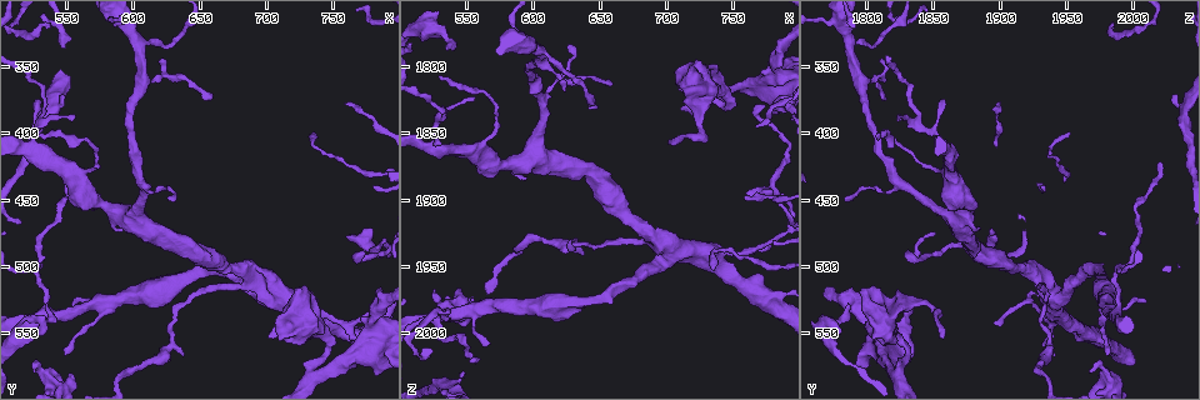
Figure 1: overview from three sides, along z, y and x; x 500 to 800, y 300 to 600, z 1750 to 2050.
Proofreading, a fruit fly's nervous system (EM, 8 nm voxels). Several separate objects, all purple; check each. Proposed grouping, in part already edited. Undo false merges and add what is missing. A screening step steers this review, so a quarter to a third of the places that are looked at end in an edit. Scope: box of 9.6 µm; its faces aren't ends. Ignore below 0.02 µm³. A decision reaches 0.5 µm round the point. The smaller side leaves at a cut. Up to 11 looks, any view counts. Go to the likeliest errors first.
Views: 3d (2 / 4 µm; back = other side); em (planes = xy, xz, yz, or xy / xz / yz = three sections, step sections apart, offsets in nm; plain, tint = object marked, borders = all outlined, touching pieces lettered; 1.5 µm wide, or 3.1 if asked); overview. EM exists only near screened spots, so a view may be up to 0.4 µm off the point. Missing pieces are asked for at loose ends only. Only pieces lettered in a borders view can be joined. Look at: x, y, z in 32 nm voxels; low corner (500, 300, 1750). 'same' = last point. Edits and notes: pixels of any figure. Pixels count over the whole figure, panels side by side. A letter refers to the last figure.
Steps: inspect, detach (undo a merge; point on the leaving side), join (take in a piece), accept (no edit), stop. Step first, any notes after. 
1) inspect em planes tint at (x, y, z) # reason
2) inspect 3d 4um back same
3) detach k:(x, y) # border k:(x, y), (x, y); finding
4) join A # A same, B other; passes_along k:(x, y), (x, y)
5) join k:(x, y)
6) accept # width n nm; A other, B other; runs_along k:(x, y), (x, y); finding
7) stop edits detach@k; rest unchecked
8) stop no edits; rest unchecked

inspect 3d 2um at (732, 578, 1824) # branch point

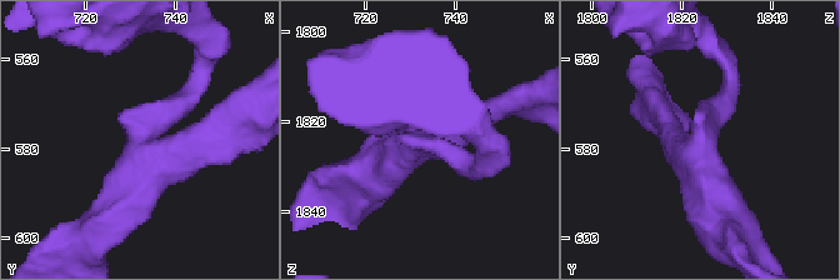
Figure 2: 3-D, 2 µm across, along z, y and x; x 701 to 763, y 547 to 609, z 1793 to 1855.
inspect em xz step 8 tint at (734, 578, 1824) # arms 3

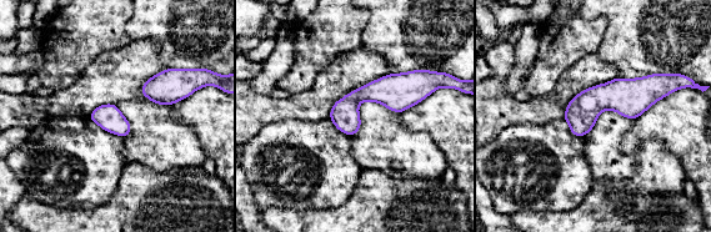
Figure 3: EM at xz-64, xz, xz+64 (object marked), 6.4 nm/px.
inspect em xy step 8 borders same # another direction

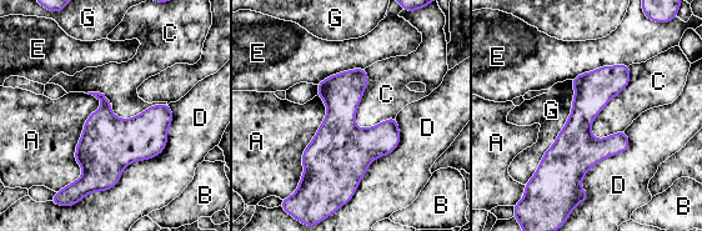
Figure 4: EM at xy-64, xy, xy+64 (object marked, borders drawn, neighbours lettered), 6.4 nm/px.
accept # width 240 nm; A other, B other, C other, D other, E other, G other; border 4:(630, 65), (597, 140); one cell here

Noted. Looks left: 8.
inspect em planes borders at (524, 576, 1970) # branch stops here

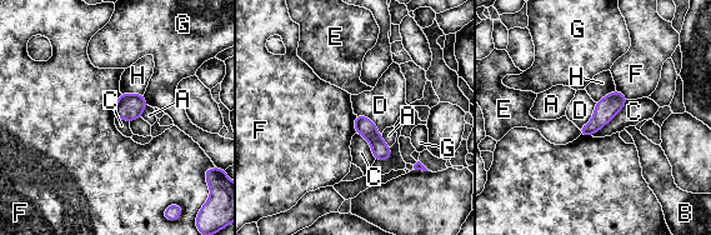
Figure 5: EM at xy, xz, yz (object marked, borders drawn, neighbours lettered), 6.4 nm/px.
accept # longest_contact C 340 nm; A other, B other, C other, D other, E other, F other, G other, H other; border 5:(121, 94), (114, 106), (114, 116); none of them fits

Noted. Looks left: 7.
inspect em planes borders at (536, 528, 1786) # an open end

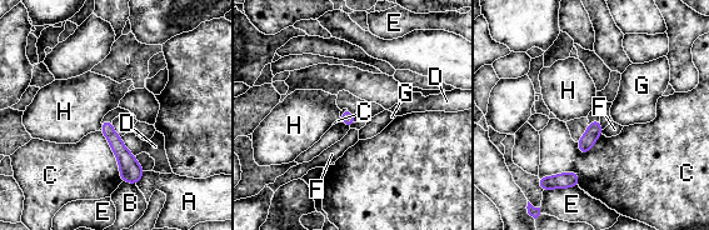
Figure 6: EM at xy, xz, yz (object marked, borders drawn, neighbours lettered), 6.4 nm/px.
accept # A other, B other, C other, D other, E other, F other, G other, H other; runs_along 6:(105, 124), (125, 158), (134, 180); none of them fits

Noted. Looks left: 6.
inspect em xz step 4 tint at (524, 378, 1858) # an open end

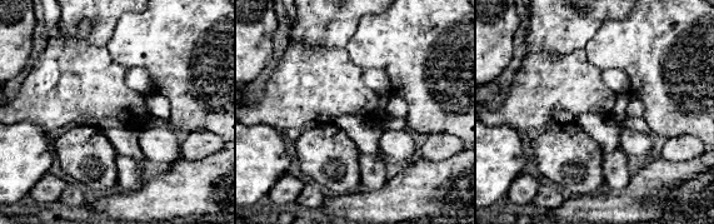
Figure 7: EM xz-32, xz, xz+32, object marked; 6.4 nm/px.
inspect em planes borders same

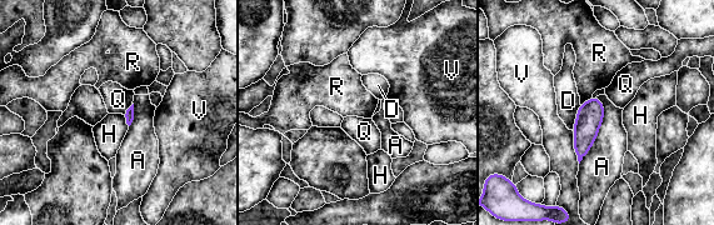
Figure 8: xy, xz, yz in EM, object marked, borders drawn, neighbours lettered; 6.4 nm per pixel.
accept # longest_contact A 440 nm; A other, D other, H other, Q other, R other, V other; none of them fits

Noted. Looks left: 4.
stop no edits; rest unchecked

